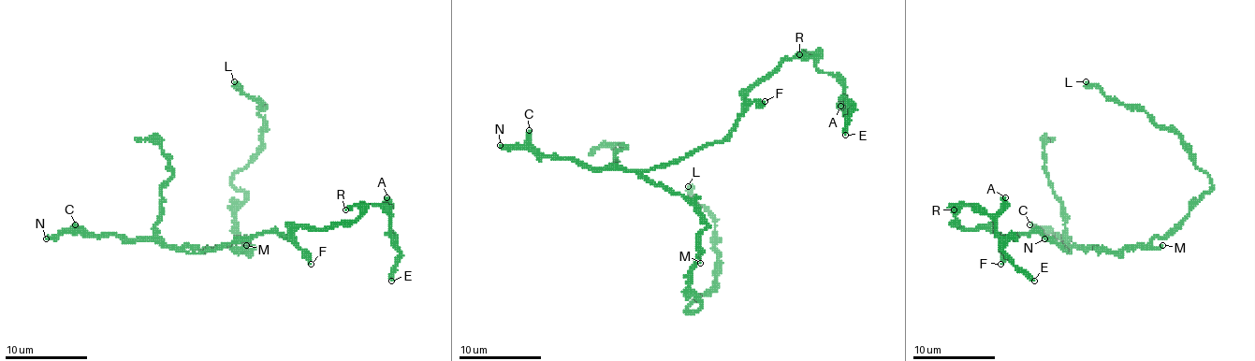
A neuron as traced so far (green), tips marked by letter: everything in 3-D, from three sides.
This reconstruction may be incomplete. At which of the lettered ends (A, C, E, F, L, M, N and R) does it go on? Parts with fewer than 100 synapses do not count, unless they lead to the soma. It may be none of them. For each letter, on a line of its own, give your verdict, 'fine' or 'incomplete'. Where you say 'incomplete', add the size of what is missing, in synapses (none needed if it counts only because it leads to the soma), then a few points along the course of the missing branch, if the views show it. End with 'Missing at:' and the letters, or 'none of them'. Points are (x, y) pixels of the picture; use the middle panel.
A: fine
C: fine
E: fine
F: fine
L: fine
M: fine
N: incomplete; about 600 synapses
R: fine
Missing at: N

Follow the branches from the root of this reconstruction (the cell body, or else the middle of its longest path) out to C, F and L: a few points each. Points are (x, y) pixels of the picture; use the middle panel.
C: (647, 180), (634, 172), (616, 167), (582, 167), (570, 159), (545, 157), (531, 143), (529, 130)
F: (647, 180), (638, 172), (678, 164), (708, 145), (721, 143), (748, 104), (765, 101)
L: (647, 180), (681, 194), (707, 225), (690, 281), (700, 306), (688, 312), (717, 268), (715, 219), (688, 186)

